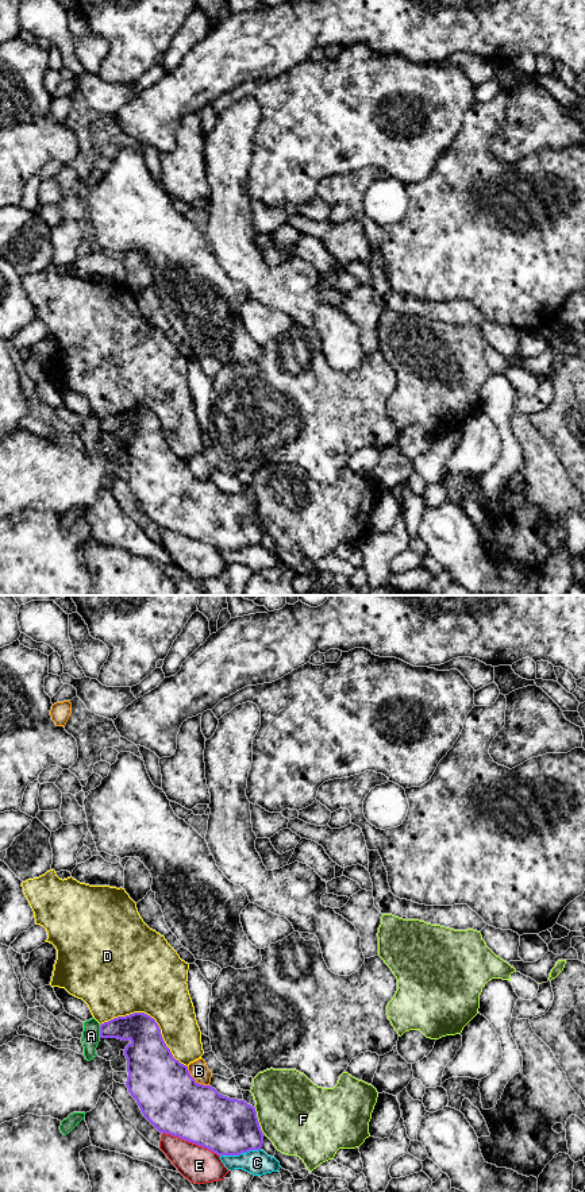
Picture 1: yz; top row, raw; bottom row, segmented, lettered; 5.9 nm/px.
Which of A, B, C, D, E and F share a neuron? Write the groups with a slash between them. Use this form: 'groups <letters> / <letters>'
groups A / B / C / D / E / F

